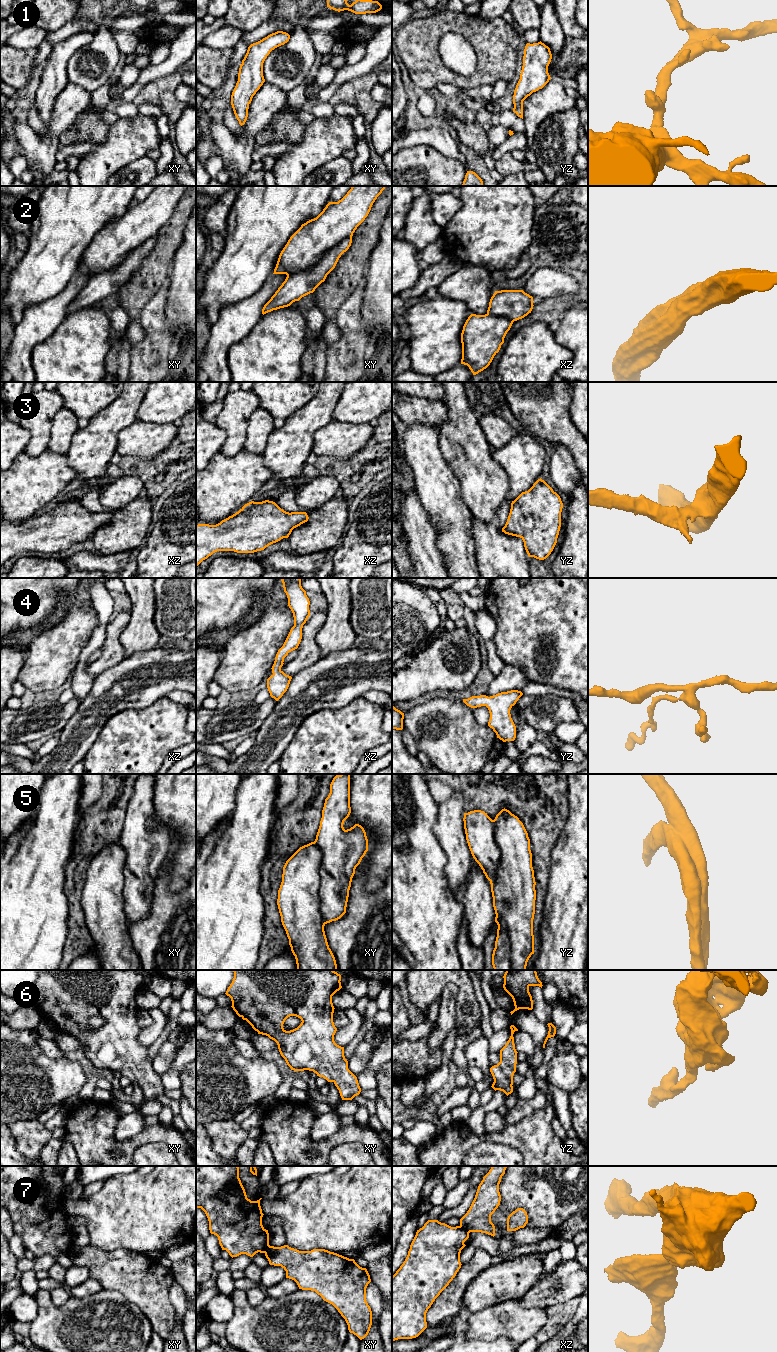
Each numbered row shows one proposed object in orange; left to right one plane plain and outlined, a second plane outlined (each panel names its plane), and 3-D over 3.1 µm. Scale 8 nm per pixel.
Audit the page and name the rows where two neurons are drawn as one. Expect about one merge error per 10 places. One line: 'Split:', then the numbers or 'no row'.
Split: 5, 7

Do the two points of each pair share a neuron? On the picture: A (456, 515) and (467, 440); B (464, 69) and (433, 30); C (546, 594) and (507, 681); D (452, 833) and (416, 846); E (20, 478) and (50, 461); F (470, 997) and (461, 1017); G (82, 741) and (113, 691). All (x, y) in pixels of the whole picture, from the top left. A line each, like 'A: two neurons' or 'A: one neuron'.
A: two neurons
B: two neurons
C: two neurons
D: two neurons
E: one neuron
F: one neuron
G: one neuron

